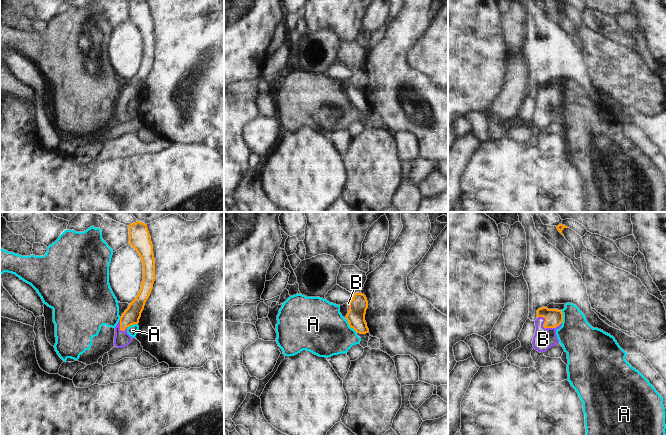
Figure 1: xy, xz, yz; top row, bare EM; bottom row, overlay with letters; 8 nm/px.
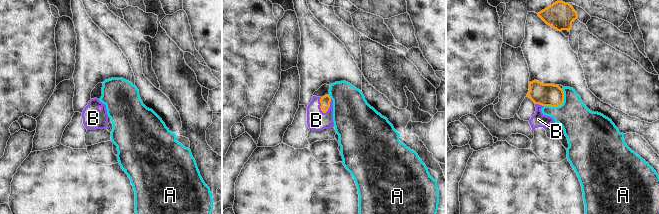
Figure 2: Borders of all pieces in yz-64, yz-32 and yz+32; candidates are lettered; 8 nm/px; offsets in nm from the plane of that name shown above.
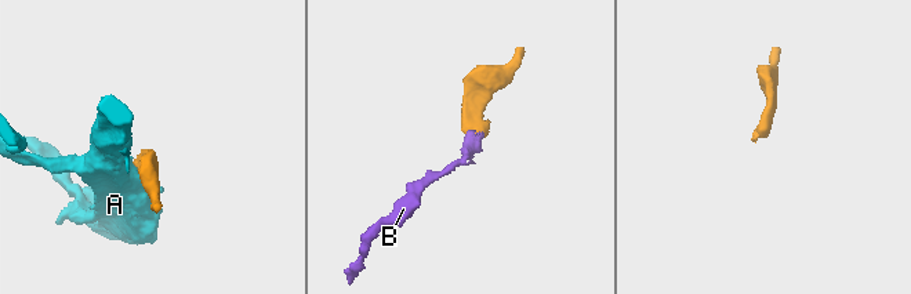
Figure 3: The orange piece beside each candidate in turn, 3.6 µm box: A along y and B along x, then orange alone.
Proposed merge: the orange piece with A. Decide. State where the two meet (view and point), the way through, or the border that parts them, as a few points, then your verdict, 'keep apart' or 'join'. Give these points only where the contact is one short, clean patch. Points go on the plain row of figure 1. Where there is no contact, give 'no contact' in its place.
contact xz (349, 101); border xz (346, 94), (349, 101), (356, 107); keep apart

